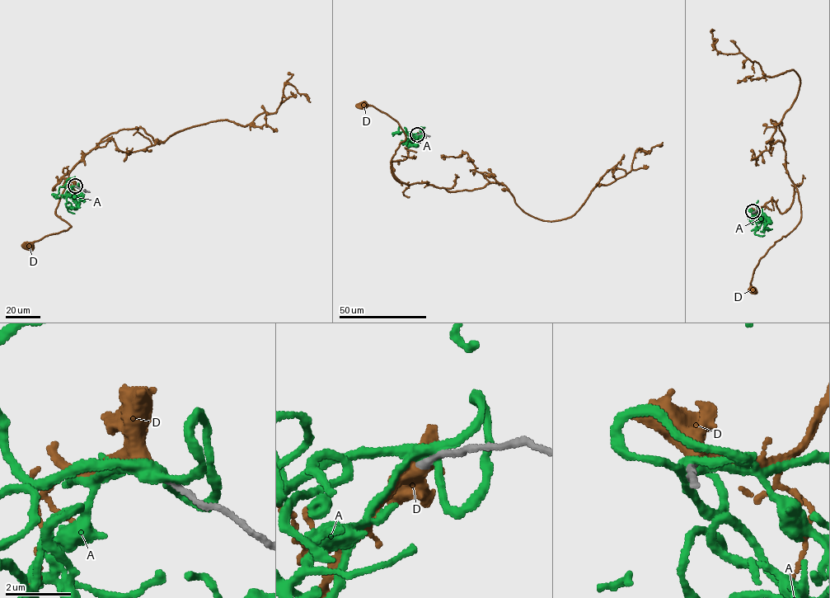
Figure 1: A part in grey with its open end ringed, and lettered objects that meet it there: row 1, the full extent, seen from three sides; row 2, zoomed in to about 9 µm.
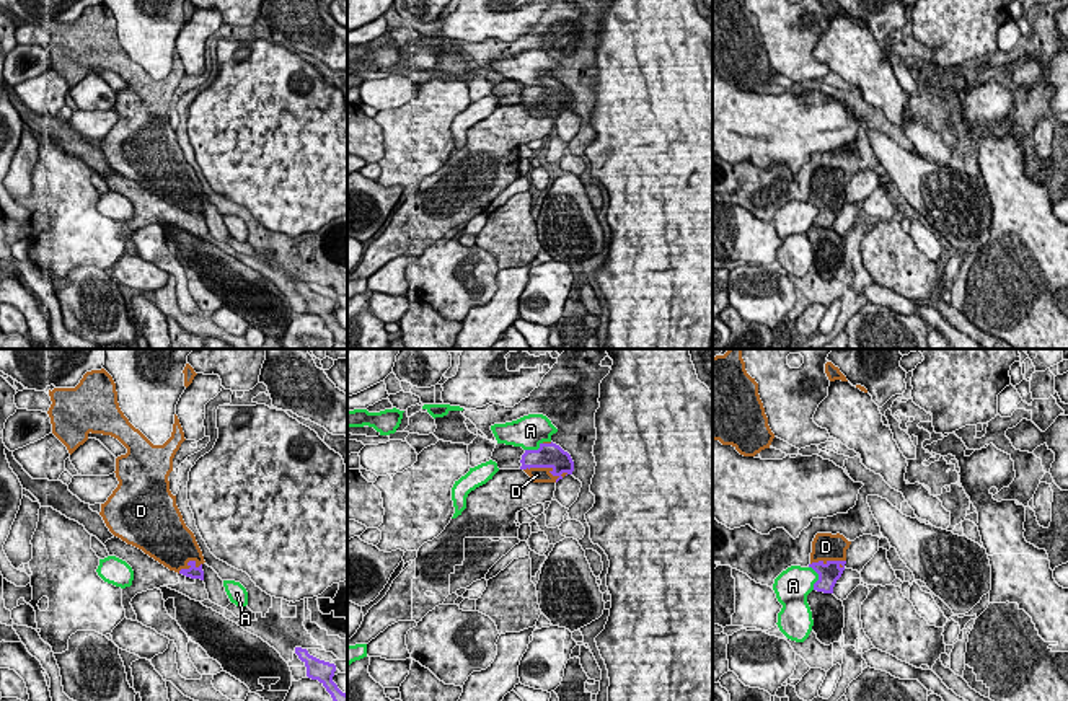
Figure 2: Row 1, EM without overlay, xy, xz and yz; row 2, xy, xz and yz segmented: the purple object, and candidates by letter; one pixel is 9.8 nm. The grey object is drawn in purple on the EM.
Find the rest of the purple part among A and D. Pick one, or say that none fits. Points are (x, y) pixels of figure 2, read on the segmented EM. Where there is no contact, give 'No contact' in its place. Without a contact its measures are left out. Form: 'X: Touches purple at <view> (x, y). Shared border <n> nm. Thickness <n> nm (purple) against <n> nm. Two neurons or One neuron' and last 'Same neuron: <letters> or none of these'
A: Touches purple at yz (819, 577). Shared border 240 nm. Thickness 200 nm (purple) against 340 nm. Two neurons
D: Touches purple at xz (547, 467). Shared border 460 nm. Thickness 260 nm (purple) against 160 nm. One neuron
Same neuron: D

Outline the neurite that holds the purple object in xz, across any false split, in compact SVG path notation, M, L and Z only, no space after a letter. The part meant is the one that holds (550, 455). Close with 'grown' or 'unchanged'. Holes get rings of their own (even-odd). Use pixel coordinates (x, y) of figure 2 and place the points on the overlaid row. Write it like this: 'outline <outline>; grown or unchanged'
outline M553 442L540 443L538 450L525 450L520 463L520 470L523 470L533 483L558 483L574 471L571 455Z; grown

